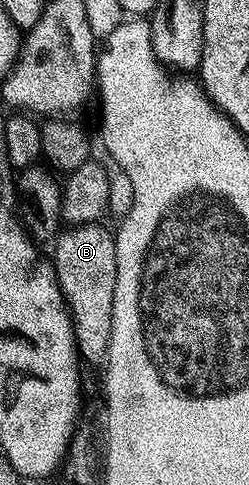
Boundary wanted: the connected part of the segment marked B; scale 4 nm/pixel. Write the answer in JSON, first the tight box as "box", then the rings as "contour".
{"box":[54,223,116,362],"contour":[[[103,223],[72,224],[56,232],[54,245],[55,278],[59,280],[59,290],[63,293],[71,323],[75,326],[75,348],[84,362],[106,362],[116,271],[115,238],[112,230],[107,230]]]}

